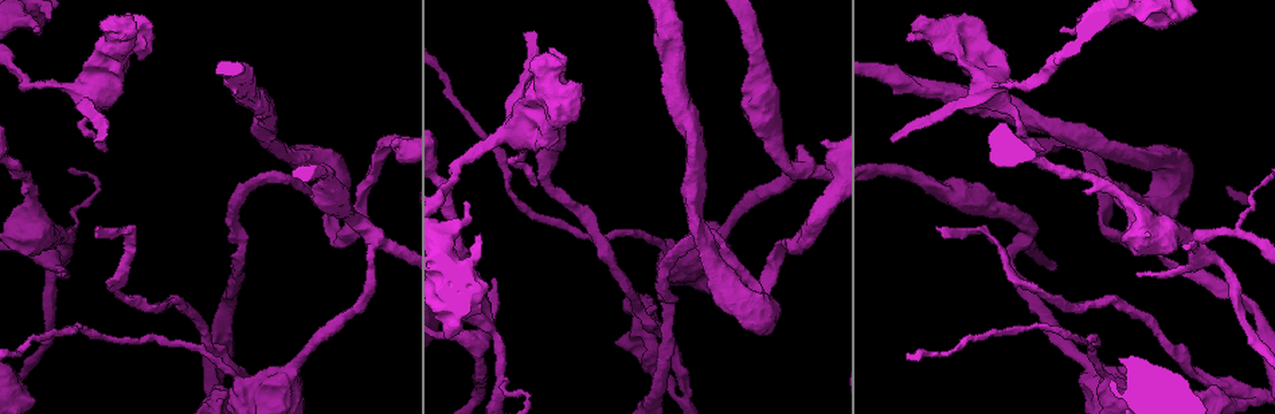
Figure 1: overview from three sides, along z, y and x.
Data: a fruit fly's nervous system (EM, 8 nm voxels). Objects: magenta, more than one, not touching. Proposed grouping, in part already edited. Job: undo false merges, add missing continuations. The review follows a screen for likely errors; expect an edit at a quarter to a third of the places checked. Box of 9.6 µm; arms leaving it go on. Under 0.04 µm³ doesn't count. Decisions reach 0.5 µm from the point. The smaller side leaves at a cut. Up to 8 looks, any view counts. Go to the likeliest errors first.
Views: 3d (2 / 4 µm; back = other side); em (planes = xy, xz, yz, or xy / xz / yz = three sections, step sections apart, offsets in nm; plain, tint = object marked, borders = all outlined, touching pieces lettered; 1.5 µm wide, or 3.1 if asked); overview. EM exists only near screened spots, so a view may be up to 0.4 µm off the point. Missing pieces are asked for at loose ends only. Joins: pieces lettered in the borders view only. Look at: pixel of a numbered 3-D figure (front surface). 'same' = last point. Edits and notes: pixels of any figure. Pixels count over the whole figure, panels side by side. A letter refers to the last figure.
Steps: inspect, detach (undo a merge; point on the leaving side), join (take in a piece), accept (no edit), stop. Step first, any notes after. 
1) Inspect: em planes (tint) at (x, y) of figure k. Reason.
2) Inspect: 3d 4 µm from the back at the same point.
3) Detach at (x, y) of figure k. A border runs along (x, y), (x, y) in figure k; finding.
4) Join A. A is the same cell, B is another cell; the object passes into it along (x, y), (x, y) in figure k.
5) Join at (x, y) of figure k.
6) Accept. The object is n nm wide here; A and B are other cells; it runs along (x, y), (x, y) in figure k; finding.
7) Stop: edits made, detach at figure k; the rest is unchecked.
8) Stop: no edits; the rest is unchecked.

Inspect: em planes (borders) at (101, 229) of figure 1. End of a long branch.

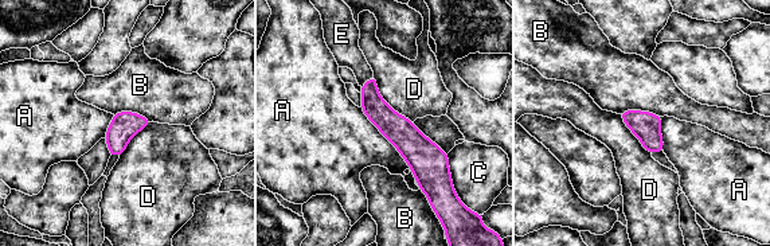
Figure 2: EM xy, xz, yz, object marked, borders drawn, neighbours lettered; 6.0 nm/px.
Join E. The longest contact is with A, 550 nm; E is the same cell, A, B, C and D are other cells; the neuron continues.

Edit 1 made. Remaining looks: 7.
Inspect: 3d 2 µm at (62, 272) of figure 1. Free end.

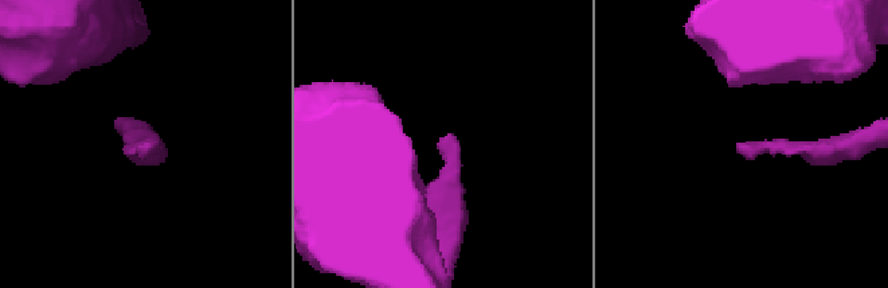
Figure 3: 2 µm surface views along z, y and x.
Inspect: em planes (borders) at (148, 143) of figure 3. Shape alone is not enough.

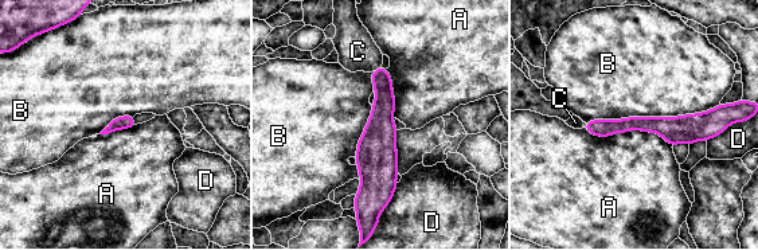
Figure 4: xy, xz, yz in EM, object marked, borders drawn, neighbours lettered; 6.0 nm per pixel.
Join C. The longest contact is with B, 800 nm; C is the same cell, A, B and D are other cells; it goes on there.

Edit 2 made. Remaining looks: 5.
Inspect: overview.

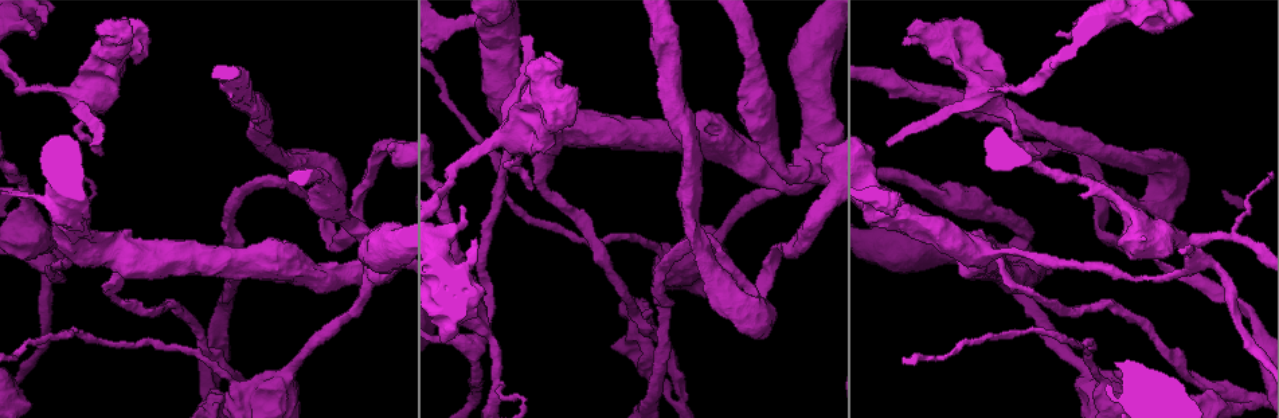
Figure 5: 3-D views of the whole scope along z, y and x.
Inspect: 3d 4 µm at (276, 180) of figure 5. Abrupt turn.

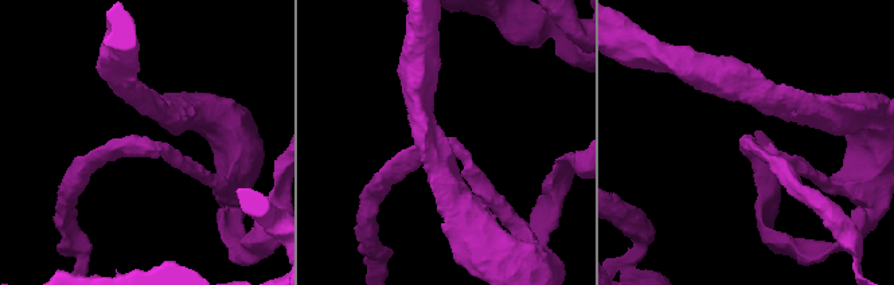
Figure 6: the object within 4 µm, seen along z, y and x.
Inspect: em yz step 8 (tint) at (748, 146) of figure 6. Now the EM.

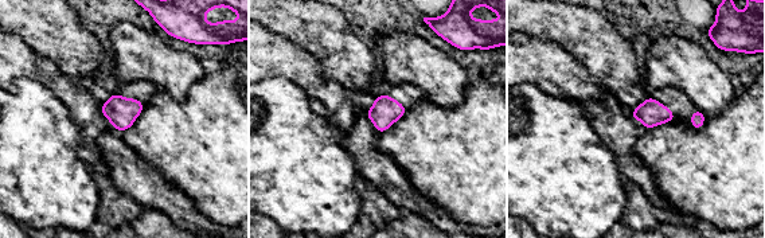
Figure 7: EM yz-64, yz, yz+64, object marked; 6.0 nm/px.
Inspect: em planes (borders) at the same point. Cut it another way.

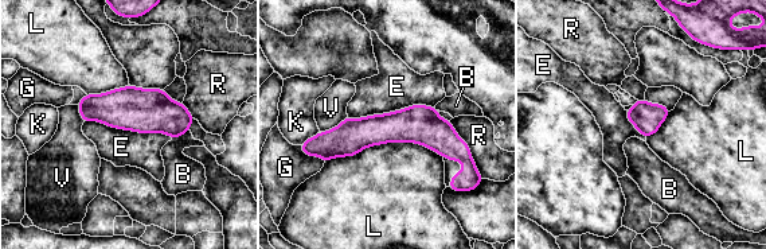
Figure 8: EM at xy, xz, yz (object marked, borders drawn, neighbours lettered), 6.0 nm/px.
Accept. B, E, G, K, L, R and V are other cells; it runs along (464, 147), (367, 131), (311, 150) in figure 8; all the same neuron.

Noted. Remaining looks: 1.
Stop: edits made, join at figure 2, join at figure 4; the rest is unchecked.

